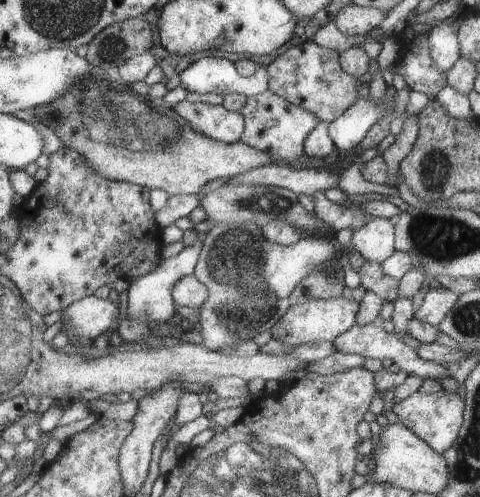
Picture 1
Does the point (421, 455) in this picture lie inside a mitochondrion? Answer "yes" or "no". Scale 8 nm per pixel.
no

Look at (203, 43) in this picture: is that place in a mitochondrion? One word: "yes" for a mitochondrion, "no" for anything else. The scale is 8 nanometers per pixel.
no

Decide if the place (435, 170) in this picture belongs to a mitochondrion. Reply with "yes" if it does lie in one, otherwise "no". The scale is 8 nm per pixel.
yes

